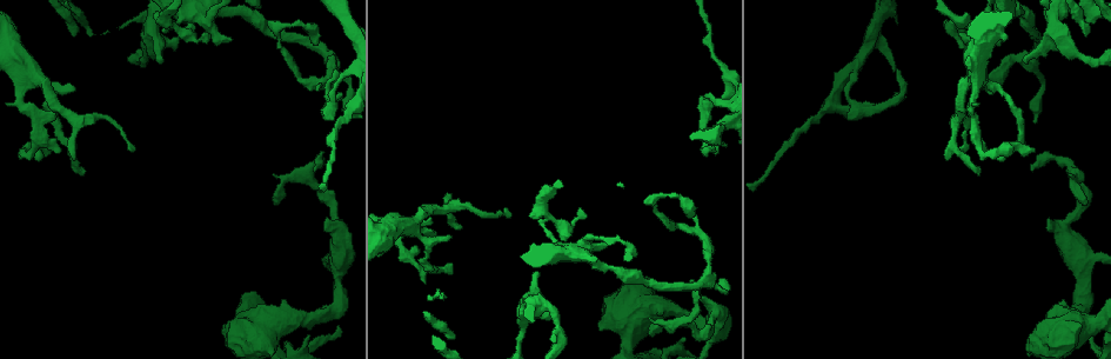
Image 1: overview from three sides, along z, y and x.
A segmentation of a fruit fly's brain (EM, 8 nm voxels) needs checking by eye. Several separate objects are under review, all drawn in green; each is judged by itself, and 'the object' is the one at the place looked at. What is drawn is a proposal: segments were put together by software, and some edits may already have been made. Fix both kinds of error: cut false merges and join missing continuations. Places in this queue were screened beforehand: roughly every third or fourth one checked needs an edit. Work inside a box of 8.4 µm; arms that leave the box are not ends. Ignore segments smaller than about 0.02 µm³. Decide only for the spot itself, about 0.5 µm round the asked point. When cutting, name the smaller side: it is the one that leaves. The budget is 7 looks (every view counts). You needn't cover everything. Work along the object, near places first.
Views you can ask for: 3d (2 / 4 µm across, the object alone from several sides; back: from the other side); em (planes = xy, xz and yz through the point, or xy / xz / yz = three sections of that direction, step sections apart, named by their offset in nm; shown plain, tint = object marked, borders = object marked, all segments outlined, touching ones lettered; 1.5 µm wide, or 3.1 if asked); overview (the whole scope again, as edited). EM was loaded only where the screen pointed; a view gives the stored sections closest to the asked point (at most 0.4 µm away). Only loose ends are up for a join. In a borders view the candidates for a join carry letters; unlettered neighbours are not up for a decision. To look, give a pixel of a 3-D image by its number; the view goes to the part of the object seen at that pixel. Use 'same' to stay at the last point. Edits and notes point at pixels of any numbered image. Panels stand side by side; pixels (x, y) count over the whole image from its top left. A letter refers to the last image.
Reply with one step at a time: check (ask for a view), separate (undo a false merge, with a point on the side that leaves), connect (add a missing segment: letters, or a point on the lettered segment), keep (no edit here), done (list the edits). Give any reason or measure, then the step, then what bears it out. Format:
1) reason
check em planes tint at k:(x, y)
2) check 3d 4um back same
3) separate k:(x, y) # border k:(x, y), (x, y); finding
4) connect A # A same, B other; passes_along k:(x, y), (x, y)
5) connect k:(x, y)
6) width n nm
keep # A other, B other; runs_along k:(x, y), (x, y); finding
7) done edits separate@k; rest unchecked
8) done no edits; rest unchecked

stops while still wide
check 3d 4um back at 1:(702, 300)

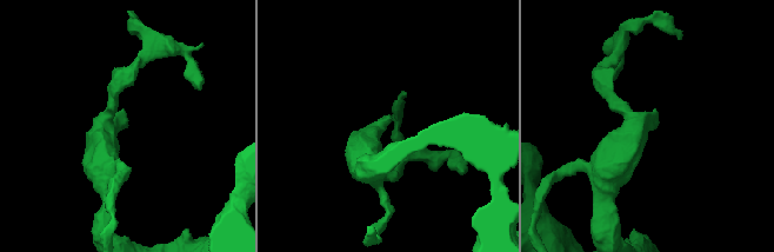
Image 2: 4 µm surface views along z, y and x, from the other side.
check em yz step 8 borders at 2:(652, 113)

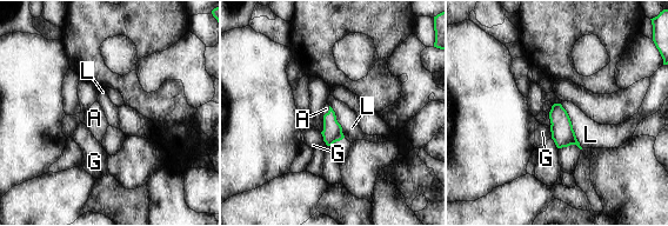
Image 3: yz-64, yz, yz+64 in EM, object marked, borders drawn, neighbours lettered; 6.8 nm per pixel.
check em planes borders same

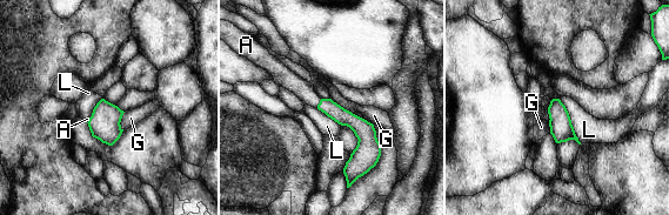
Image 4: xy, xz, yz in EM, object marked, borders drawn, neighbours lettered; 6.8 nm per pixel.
longest_contact L 340 nm
connect A # A same, G other, L other; it goes on there

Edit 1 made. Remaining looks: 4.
check em planes borders at 1:(681, 197)

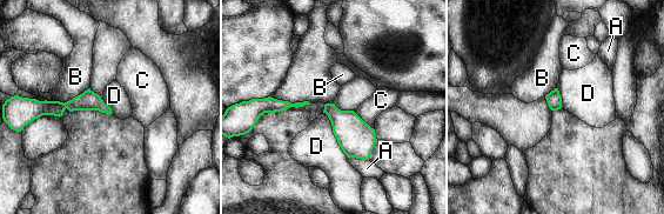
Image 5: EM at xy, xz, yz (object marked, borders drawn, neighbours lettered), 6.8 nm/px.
width 110 nm
keep # A other, B other, C other, D other; border 5:(323, 112), (337, 145), (347, 156); all the same cell

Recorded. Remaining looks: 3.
done edits connect@4; rest unchecked

